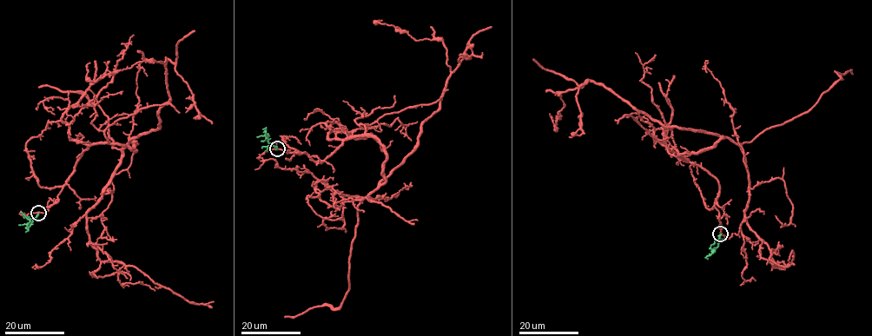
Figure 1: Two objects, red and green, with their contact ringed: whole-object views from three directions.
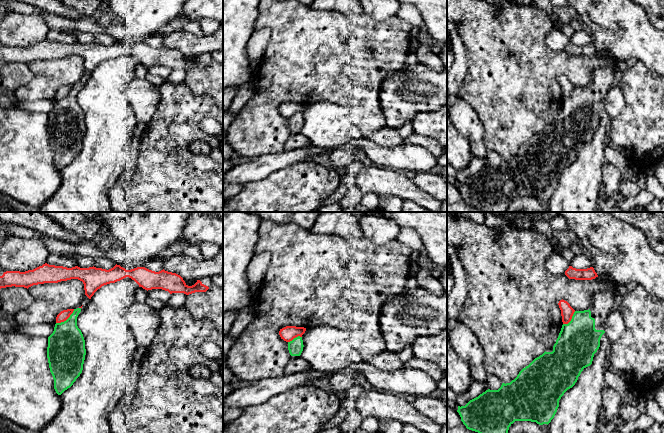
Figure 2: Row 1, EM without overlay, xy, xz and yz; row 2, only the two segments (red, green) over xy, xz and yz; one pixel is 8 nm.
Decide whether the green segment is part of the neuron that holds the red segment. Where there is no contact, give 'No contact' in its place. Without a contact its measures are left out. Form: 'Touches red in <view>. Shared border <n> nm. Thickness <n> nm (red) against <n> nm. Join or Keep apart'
Touches red in xy. Shared border 190 nm. Thickness 80 nm (red) against 300 nm. Keep apart

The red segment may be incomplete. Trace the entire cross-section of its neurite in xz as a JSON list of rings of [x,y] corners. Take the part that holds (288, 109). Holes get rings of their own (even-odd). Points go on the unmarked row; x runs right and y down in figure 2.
[[[286,102],[279,107],[279,111],[281,115],[286,118],[292,117],[294,114],[300,112],[305,109],[306,104],[304,103],[296,103],[296,102]]]

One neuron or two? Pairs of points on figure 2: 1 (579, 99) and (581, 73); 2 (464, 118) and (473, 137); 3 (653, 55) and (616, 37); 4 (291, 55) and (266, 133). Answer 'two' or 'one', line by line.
1: two
2: one
3: one
4: one

